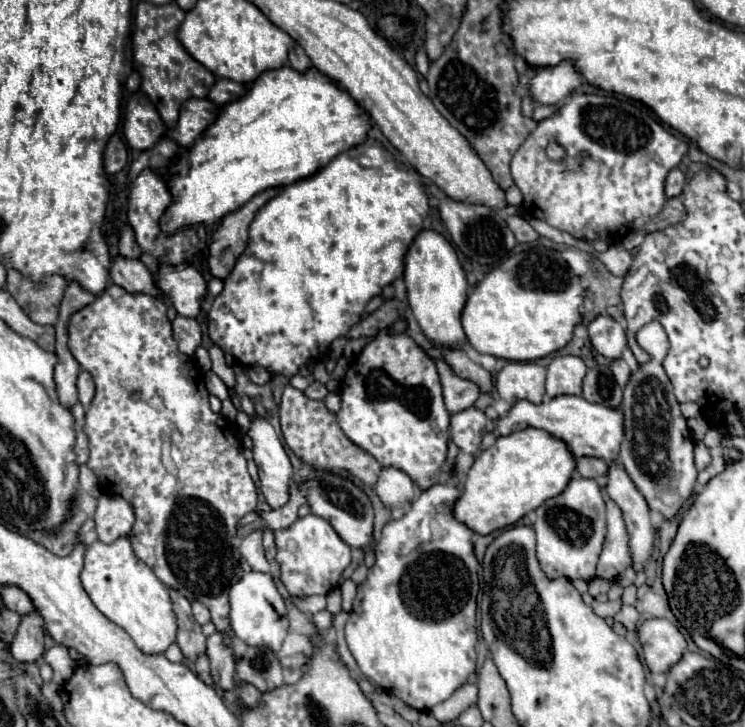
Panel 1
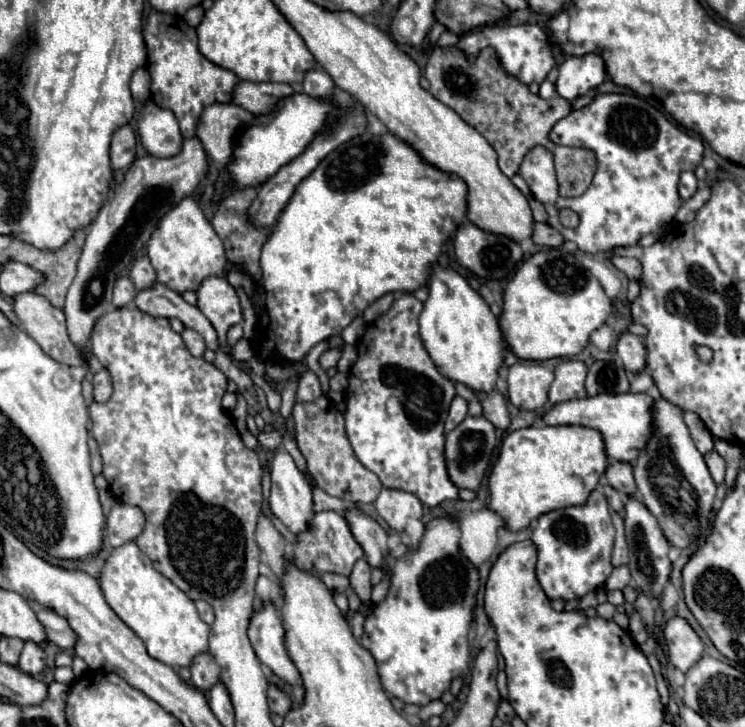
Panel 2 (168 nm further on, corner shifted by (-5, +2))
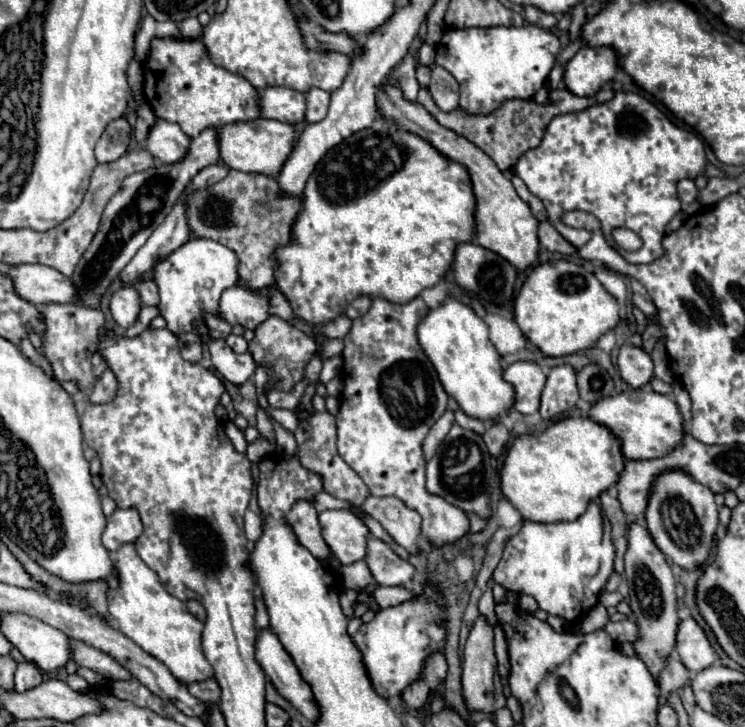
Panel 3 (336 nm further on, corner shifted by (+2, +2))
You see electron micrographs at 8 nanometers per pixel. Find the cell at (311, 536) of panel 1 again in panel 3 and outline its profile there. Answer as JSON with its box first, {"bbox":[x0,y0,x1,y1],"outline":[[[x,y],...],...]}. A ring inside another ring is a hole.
{"bbox":[318,510,370,564],"outline":[[[324,510],[318,520],[332,558],[340,564],[352,564],[366,556],[366,536],[370,532],[358,516],[348,510]]]}

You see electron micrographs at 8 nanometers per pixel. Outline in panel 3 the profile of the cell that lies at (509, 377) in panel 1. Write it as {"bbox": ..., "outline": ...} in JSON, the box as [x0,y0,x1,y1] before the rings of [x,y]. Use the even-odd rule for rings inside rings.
{"bbox":[504,362,546,414],"outline":[[[514,362],[504,370],[504,380],[514,386],[514,408],[520,414],[534,414],[540,408],[546,376],[538,364]]]}

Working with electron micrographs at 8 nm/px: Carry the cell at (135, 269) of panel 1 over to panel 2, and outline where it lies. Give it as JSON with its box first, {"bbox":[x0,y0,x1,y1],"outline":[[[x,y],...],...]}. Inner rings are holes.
{"bbox":[135,284,219,350],"outline":[[[155,284],[151,290],[141,290],[135,296],[135,306],[155,318],[179,318],[187,328],[199,332],[211,350],[219,350],[217,332],[213,324],[203,316],[203,312],[197,306],[187,304],[179,294],[171,292],[163,284]]]}

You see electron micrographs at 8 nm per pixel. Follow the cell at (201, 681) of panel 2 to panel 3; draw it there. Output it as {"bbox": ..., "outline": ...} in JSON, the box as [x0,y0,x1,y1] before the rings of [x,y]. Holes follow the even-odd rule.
{"bbox":[188,678,220,704],"outline":[[[206,678],[200,682],[188,684],[188,692],[192,692],[192,696],[196,696],[198,700],[202,700],[206,704],[214,704],[220,700],[220,686],[214,678]]]}

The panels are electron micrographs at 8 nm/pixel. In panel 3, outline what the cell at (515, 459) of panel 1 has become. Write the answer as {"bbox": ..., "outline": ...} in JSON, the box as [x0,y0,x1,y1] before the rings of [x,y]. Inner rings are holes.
{"bbox":[500,416,624,522],"outline":[[[586,416],[558,420],[540,434],[522,434],[506,450],[500,470],[504,498],[530,522],[568,522],[584,514],[590,500],[618,482],[624,468],[618,438]]]}

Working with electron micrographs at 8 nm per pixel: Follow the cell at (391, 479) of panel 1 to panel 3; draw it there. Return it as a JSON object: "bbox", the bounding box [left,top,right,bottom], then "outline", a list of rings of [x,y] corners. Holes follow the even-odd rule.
{"bbox":[362,496,420,554],"outline":[[[370,496],[362,504],[362,510],[376,518],[396,544],[404,546],[410,554],[418,552],[416,538],[420,534],[420,514],[416,510],[408,508],[402,500],[394,496],[386,498]]]}

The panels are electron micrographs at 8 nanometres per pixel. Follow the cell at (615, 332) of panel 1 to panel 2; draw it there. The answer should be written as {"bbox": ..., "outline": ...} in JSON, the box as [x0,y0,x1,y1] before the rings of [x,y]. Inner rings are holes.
{"bbox":[617,332,647,374],"outline":[[[623,332],[621,338],[619,338],[619,342],[617,342],[617,354],[623,360],[627,372],[639,374],[647,366],[647,360],[645,360],[647,350],[643,346],[643,338],[641,336]]]}

